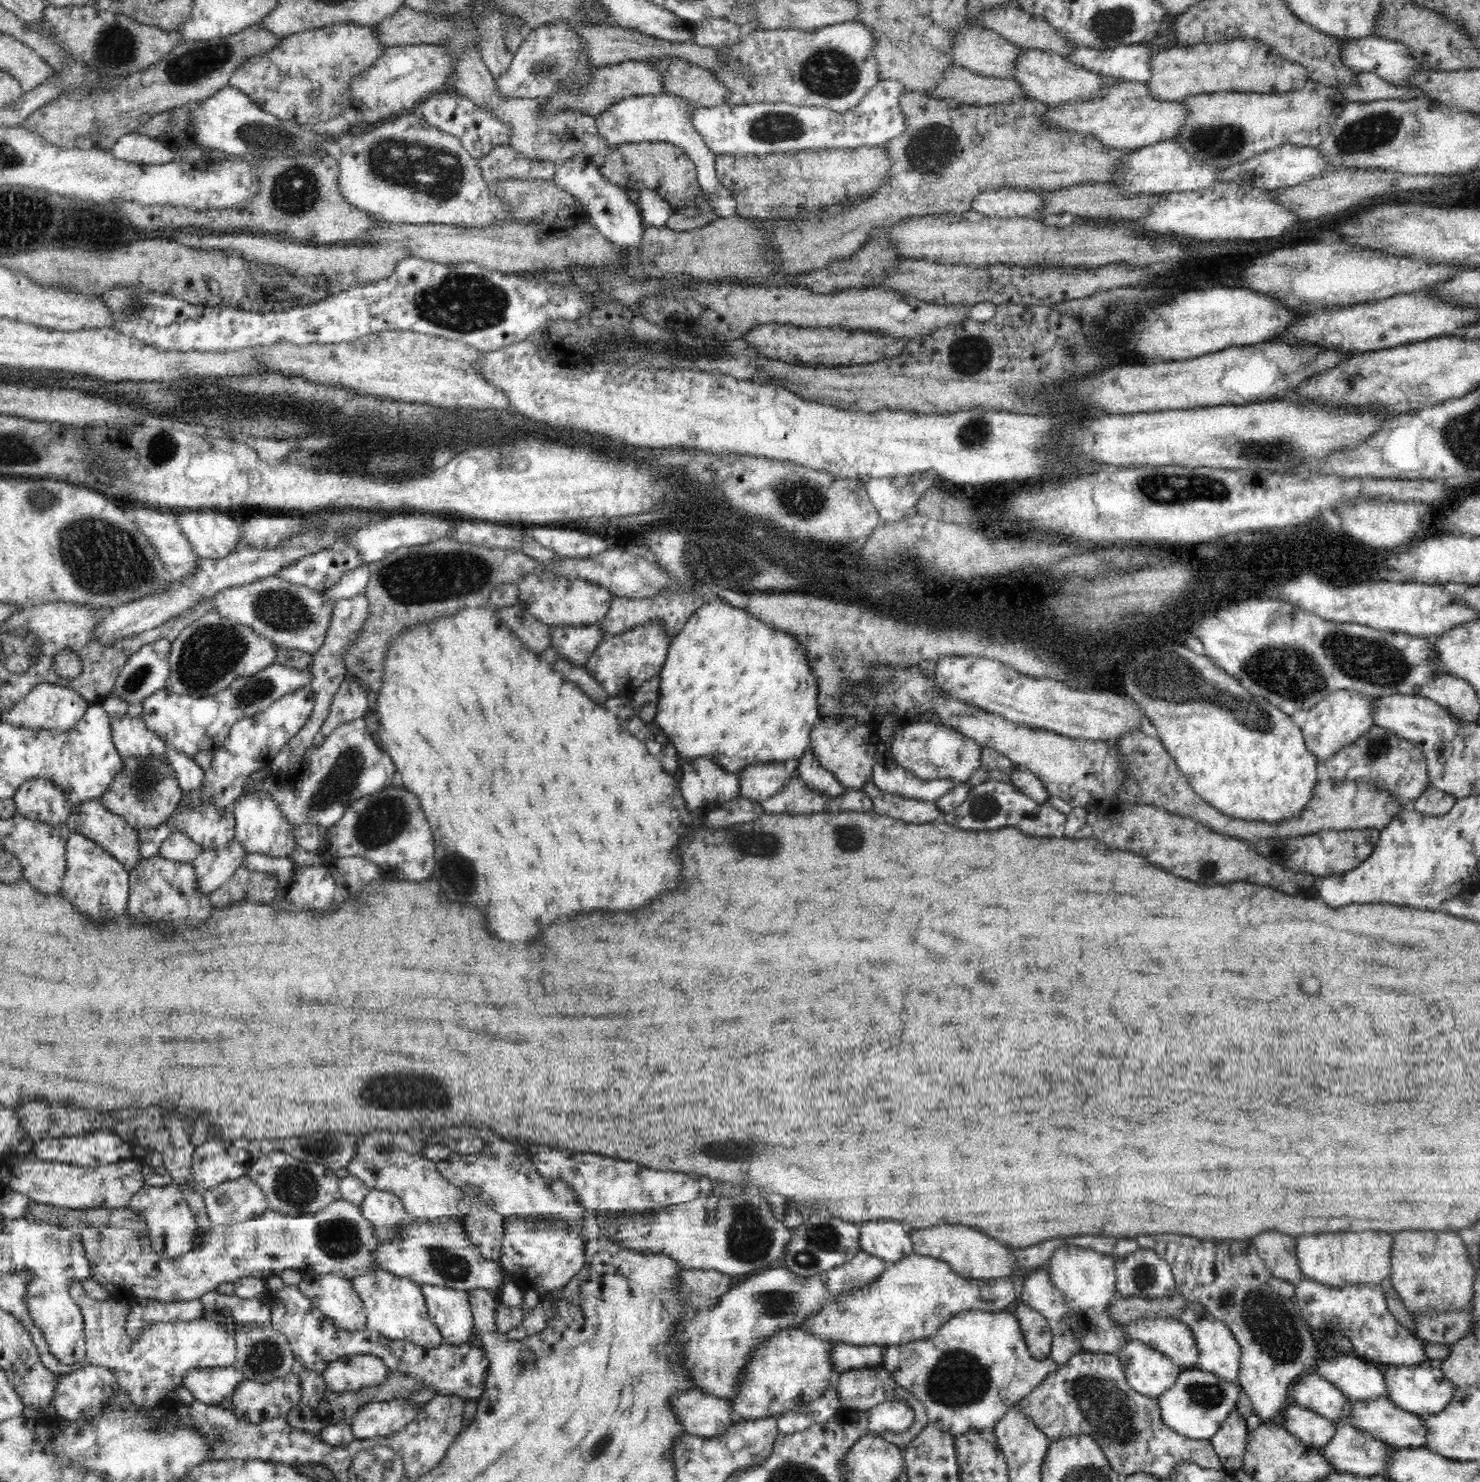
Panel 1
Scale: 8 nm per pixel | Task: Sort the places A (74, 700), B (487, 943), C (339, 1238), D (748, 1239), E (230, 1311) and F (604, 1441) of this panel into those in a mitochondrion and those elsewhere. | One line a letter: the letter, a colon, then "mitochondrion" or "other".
A: other
B: other
C: mitochondrion
D: mitochondrion
E: other
F: mitochondrion

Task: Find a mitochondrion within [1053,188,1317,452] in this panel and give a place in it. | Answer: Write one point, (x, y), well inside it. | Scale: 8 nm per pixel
(1120, 310)

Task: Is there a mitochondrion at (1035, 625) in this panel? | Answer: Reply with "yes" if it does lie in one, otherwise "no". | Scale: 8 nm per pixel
yes

